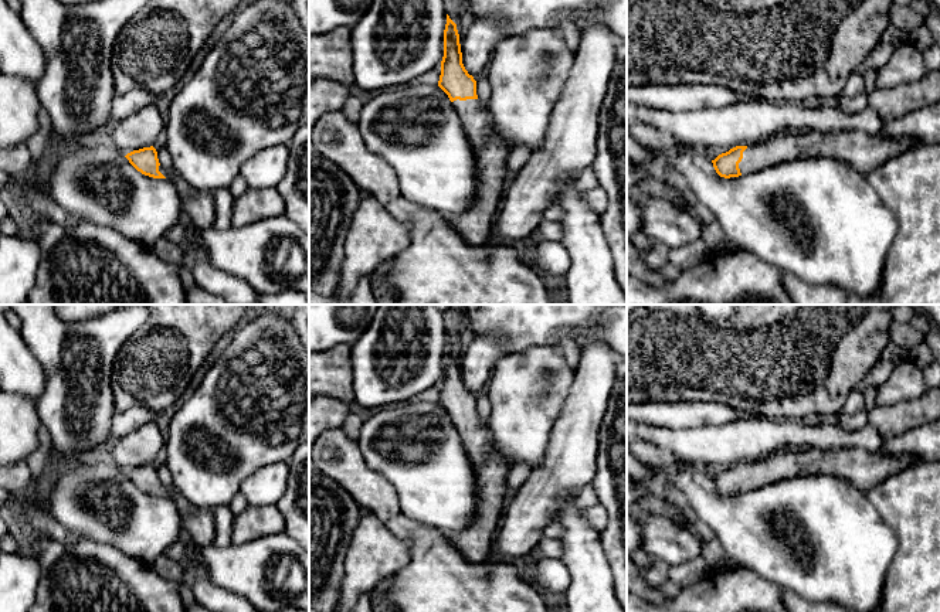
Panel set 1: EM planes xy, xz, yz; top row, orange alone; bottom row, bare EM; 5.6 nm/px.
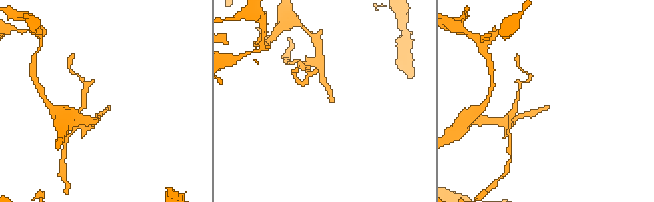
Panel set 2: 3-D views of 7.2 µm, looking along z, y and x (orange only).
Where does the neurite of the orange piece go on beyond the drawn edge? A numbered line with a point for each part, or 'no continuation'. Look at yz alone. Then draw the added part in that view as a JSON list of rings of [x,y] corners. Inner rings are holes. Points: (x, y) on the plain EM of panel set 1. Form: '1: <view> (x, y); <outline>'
1: yz (865, 469); [[[861,448],[808,449],[776,453],[766,460],[747,463],[739,480],[742,492],[801,475],[828,475],[852,483],[868,493],[889,476],[916,465],[912,456],[885,455]]]

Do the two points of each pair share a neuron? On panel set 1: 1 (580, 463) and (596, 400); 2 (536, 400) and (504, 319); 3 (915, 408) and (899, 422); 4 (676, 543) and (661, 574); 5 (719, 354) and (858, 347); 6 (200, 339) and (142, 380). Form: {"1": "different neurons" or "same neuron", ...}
{"1": "same neuron", "2": "different neurons", "3": "same neuron", "4": "different neurons", "5": "same neuron", "6": "same neuron"}

